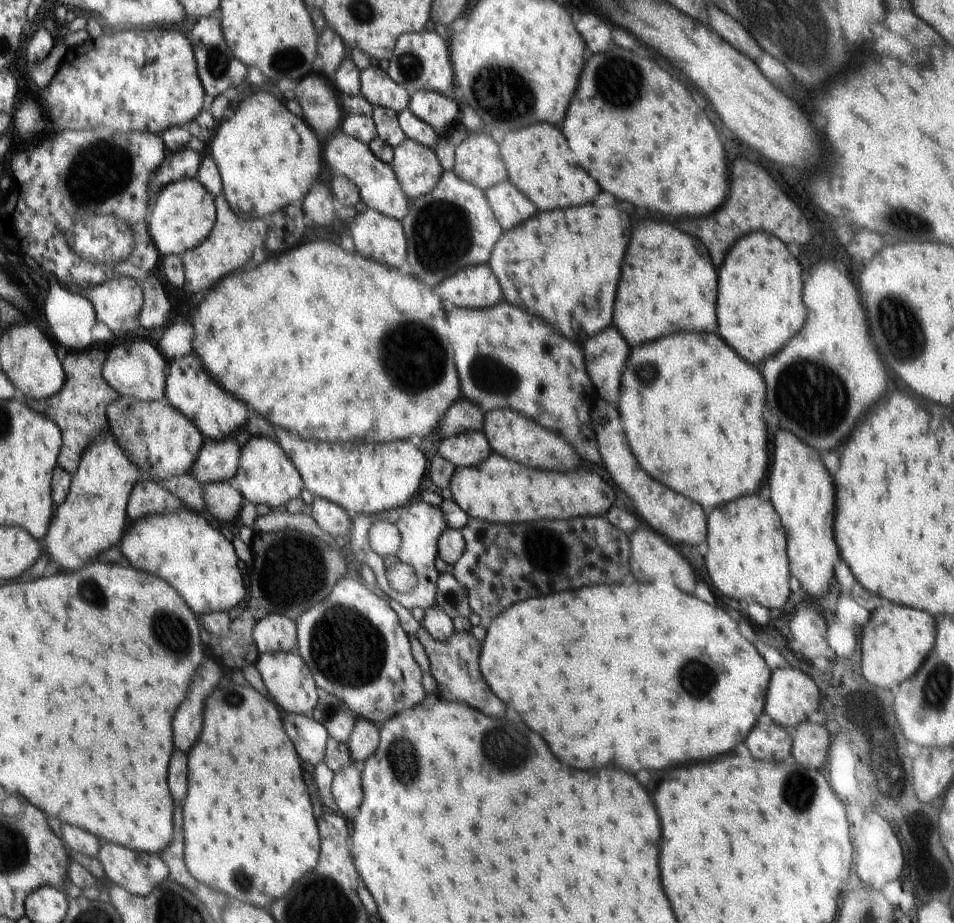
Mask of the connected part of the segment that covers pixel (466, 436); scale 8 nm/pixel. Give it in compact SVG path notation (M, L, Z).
M466 430L452 438L444 438L438 446L438 454L455 467L468 468L482 464L492 453L483 431Z

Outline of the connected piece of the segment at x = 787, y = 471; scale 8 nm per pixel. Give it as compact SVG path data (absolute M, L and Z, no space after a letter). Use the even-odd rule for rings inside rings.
M780 430L774 442L774 465L770 474L770 502L786 532L789 571L816 602L828 592L834 578L834 566L841 556L834 540L835 492L832 476L812 446L804 444L792 432Z

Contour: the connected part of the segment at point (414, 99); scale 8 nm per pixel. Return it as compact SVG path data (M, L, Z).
M419 90L410 97L408 110L429 124L438 137L448 134L448 126L459 116L455 99L431 90Z

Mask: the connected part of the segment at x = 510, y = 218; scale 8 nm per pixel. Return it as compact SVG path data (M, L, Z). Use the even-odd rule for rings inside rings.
M509 180L485 191L486 200L503 231L536 216L539 210Z

